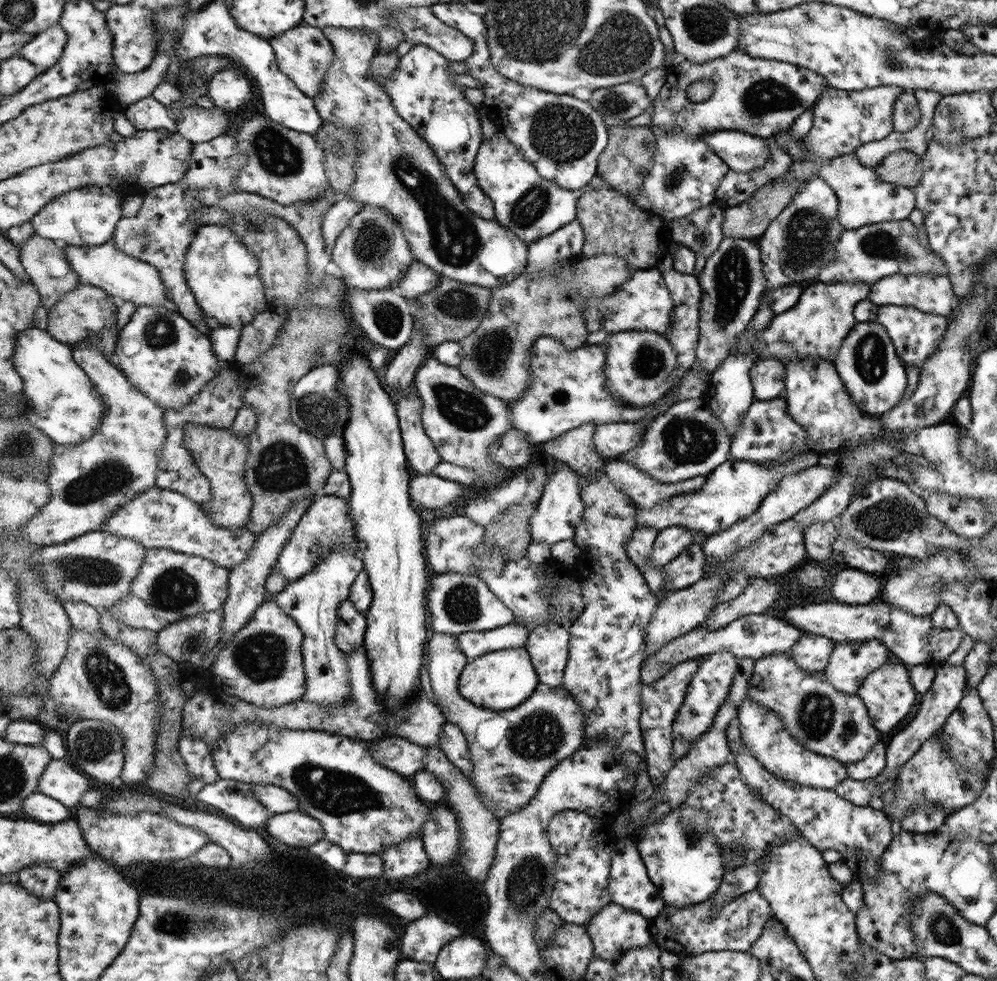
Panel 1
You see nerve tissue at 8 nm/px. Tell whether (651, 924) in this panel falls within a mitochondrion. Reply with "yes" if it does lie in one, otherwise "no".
no

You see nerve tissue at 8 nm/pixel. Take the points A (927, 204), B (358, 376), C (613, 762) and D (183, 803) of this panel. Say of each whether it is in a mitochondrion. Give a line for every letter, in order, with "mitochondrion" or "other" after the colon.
A: other
B: other
C: other
D: other

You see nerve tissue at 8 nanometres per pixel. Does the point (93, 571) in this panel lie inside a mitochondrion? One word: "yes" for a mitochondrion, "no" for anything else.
yes

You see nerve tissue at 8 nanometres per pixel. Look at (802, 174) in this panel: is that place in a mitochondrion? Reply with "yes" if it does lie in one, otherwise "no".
no

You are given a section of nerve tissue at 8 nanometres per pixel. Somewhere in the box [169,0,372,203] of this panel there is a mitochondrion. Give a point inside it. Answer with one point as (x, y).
(276, 154)

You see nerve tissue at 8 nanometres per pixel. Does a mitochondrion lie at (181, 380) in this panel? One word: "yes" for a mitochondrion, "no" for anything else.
yes

